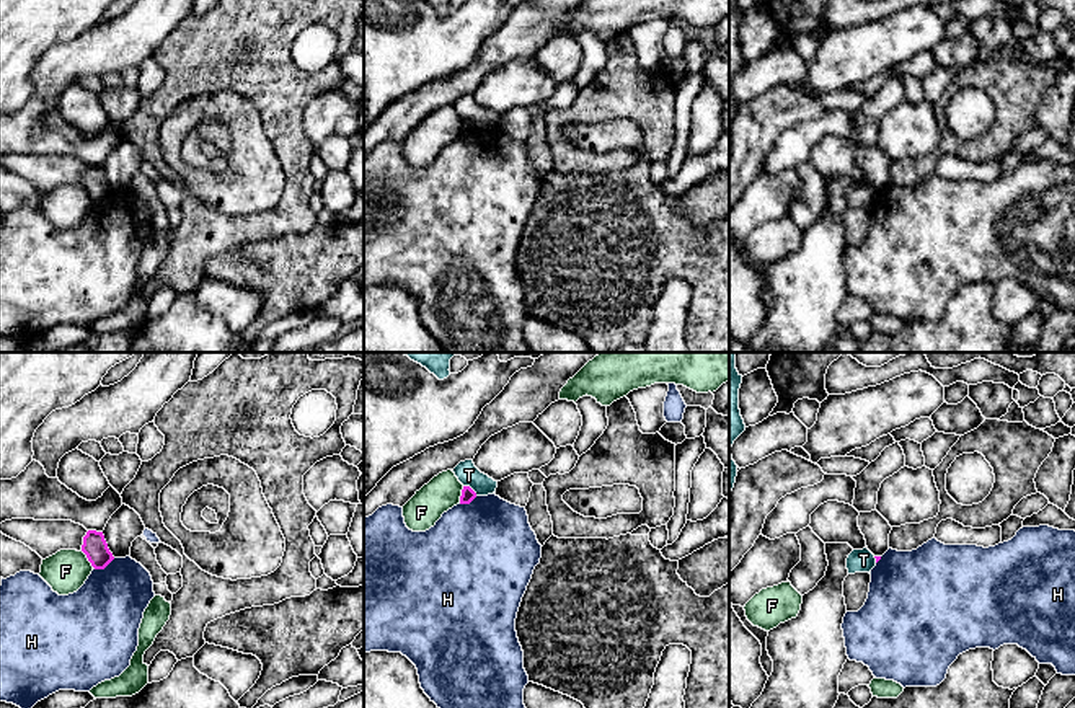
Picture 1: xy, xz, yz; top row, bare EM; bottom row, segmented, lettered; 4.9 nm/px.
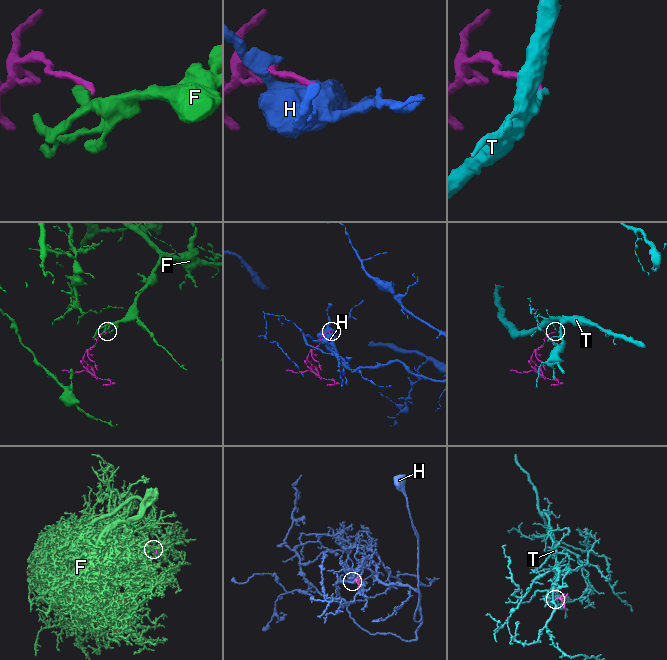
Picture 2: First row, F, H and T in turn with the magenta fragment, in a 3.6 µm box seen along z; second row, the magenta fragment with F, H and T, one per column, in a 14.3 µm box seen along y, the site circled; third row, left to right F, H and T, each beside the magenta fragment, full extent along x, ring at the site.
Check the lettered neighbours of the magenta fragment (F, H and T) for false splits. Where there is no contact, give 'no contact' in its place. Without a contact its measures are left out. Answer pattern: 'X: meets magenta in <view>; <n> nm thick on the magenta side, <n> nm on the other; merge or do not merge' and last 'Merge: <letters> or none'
F: meets magenta in xy; 120 nm thick on the magenta side, 200 nm on the other; do not merge
H: meets magenta in xy; 120 nm thick on the magenta side, 380 nm on the other; do not merge
T: meets magenta in xz; 70 nm thick on the magenta side, 110 nm on the other; do not merge
Merge: none

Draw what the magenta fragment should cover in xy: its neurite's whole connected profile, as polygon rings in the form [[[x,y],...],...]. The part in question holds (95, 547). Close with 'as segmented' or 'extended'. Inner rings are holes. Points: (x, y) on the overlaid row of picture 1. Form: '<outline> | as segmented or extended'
[[[88,530],[83,537],[82,551],[95,569],[104,569],[114,560],[103,532]]] | as segmented

